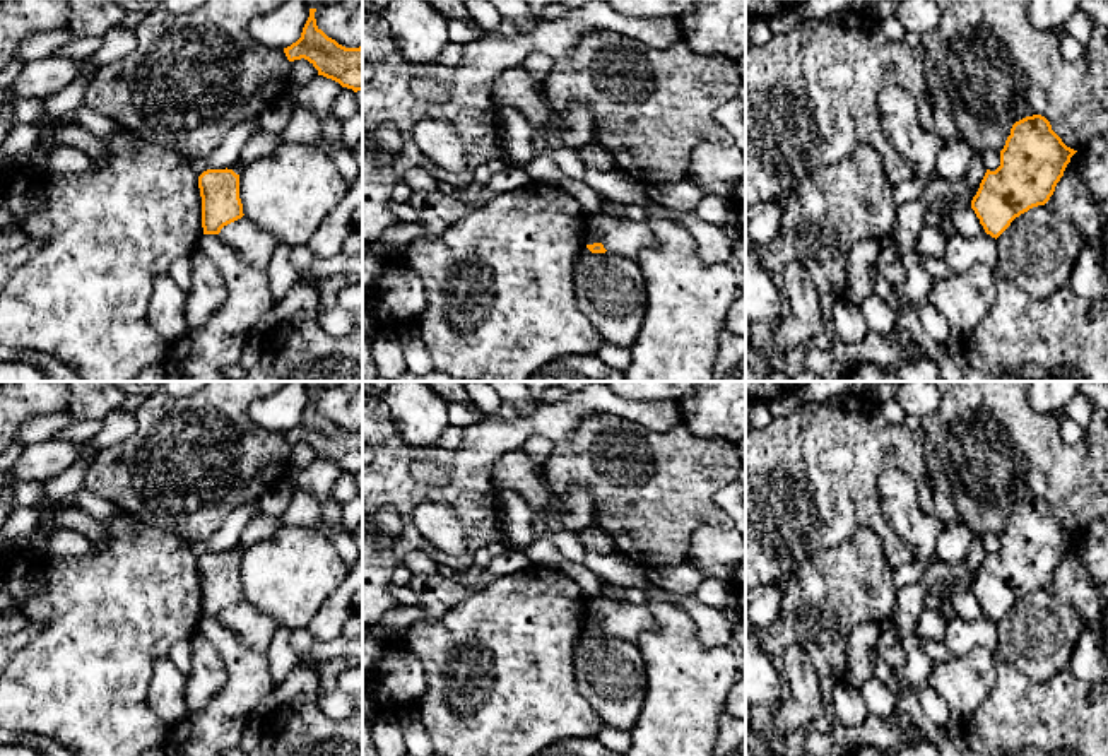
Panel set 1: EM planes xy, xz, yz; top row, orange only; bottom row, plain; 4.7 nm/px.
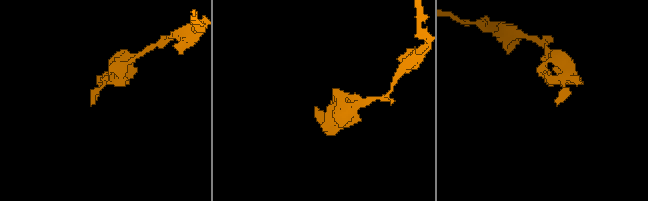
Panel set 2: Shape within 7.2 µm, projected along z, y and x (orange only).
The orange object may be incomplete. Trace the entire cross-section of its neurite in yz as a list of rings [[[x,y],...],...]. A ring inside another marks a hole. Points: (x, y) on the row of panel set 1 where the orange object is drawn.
[[[1045,116],[1016,121],[1000,151],[1000,166],[987,169],[971,200],[985,233],[997,239],[1016,217],[1045,205],[1076,152]]]

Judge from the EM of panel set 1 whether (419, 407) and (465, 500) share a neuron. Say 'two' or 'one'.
two

